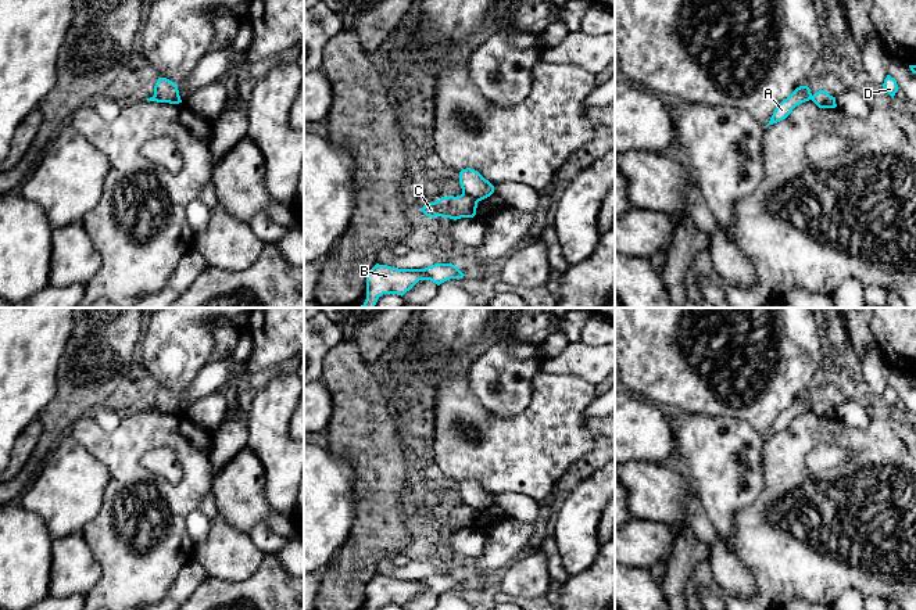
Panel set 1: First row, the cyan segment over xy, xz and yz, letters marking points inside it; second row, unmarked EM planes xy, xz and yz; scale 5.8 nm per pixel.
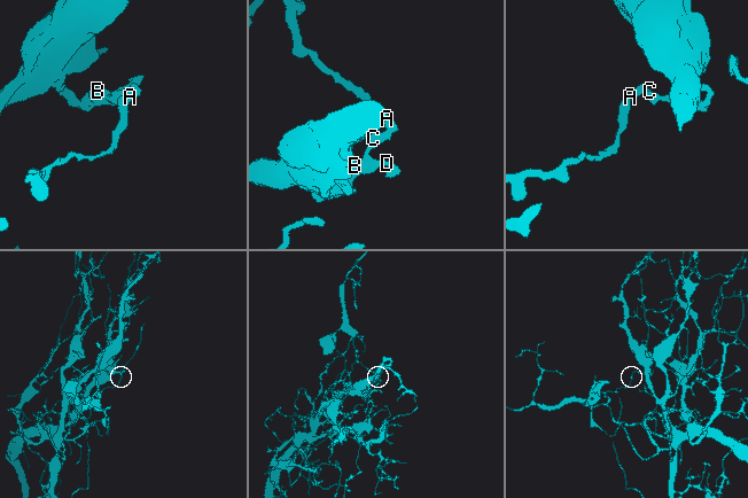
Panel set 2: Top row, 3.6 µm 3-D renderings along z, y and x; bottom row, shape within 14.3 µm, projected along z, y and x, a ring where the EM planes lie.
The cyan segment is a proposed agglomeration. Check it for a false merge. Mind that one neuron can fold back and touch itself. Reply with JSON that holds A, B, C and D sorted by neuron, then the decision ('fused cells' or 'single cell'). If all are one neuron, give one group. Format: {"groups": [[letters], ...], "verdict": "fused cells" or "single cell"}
{"groups": [["A"], ["B", "C", "D"]], "verdict": "fused cells"}

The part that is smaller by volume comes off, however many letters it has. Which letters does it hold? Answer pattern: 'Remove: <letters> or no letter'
Remove: A

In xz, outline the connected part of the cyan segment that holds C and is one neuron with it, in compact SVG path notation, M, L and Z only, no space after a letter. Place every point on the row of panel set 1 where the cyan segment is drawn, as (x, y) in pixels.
M466 194L441 197L434 202L426 202L421 209L429 218L473 218L476 215L477 201Z

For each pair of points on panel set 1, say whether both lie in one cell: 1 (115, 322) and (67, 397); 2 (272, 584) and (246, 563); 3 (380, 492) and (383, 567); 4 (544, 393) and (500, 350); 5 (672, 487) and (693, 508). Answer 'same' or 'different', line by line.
1: same
2: different
3: different
4: different
5: different

